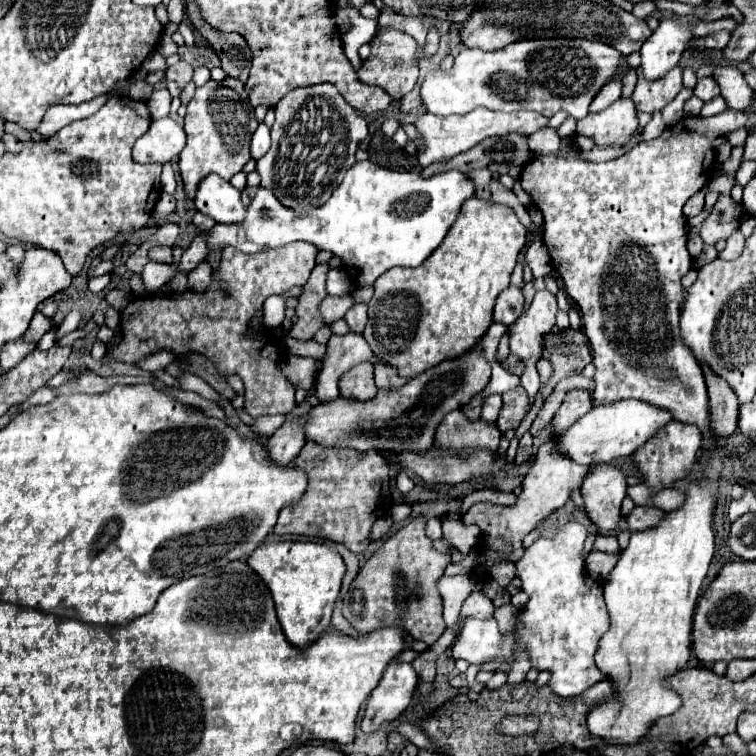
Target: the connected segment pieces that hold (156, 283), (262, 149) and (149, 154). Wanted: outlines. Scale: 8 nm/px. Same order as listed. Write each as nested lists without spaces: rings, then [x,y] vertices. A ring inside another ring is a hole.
[[[146,263],[144,271],[142,271],[142,281],[148,293],[158,293],[160,287],[164,287],[170,277],[174,275],[174,269],[170,265],[162,265],[162,263]]]
[[[260,123],[254,137],[252,137],[252,159],[260,159],[266,151],[270,149],[270,129],[266,127],[266,123]]]
[[[164,117],[150,123],[150,129],[134,143],[132,157],[136,163],[168,163],[180,155],[184,145],[184,127],[176,119]]]

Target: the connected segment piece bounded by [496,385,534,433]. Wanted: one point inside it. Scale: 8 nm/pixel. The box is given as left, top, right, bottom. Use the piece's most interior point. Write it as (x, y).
(517, 403)

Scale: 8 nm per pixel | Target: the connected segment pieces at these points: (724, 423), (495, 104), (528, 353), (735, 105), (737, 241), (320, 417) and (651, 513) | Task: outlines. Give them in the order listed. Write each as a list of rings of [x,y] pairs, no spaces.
[[[702,365],[704,379],[708,385],[710,399],[710,427],[720,437],[726,439],[736,431],[738,421],[738,397],[722,377],[718,377],[708,365]]]
[[[526,39],[506,45],[500,51],[478,51],[478,49],[464,49],[456,55],[452,69],[432,69],[428,71],[426,79],[420,87],[422,105],[426,111],[446,117],[446,115],[466,115],[476,107],[486,107],[492,111],[518,111],[530,109],[538,111],[546,117],[552,117],[560,109],[568,111],[568,115],[582,119],[588,115],[590,101],[598,93],[598,89],[616,75],[620,67],[620,53],[600,41],[588,39]]]
[[[542,289],[534,295],[528,311],[508,327],[510,351],[518,355],[530,369],[534,369],[536,361],[542,357],[542,337],[554,327],[556,311],[556,295],[548,289]]]
[[[722,65],[714,71],[714,79],[722,89],[722,97],[726,99],[730,109],[744,111],[752,103],[752,89],[744,81],[744,75],[736,65]]]
[[[734,231],[732,237],[726,241],[726,249],[720,251],[718,257],[720,257],[720,259],[726,259],[726,261],[728,261],[728,259],[736,259],[736,257],[740,255],[742,247],[744,247],[744,237],[742,237],[740,231]]]
[[[478,341],[470,351],[438,363],[398,389],[378,389],[376,397],[370,401],[338,397],[316,405],[308,415],[304,415],[306,439],[326,447],[338,445],[356,451],[380,449],[394,453],[426,453],[432,447],[436,427],[446,413],[464,407],[474,395],[478,395],[488,385],[490,371],[490,361],[484,357],[482,341]]]
[[[634,507],[628,515],[624,515],[624,521],[628,523],[628,527],[632,531],[640,531],[640,529],[650,529],[654,525],[658,525],[658,521],[662,519],[662,509],[656,507]]]

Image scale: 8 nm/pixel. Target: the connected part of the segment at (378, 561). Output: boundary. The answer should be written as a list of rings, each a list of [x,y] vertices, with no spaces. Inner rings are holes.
[[[416,515],[400,527],[384,545],[360,567],[348,593],[344,595],[344,617],[360,633],[402,623],[404,629],[428,645],[444,633],[442,597],[438,593],[438,579],[450,563],[450,553],[438,553],[432,539],[426,535],[426,517]]]

